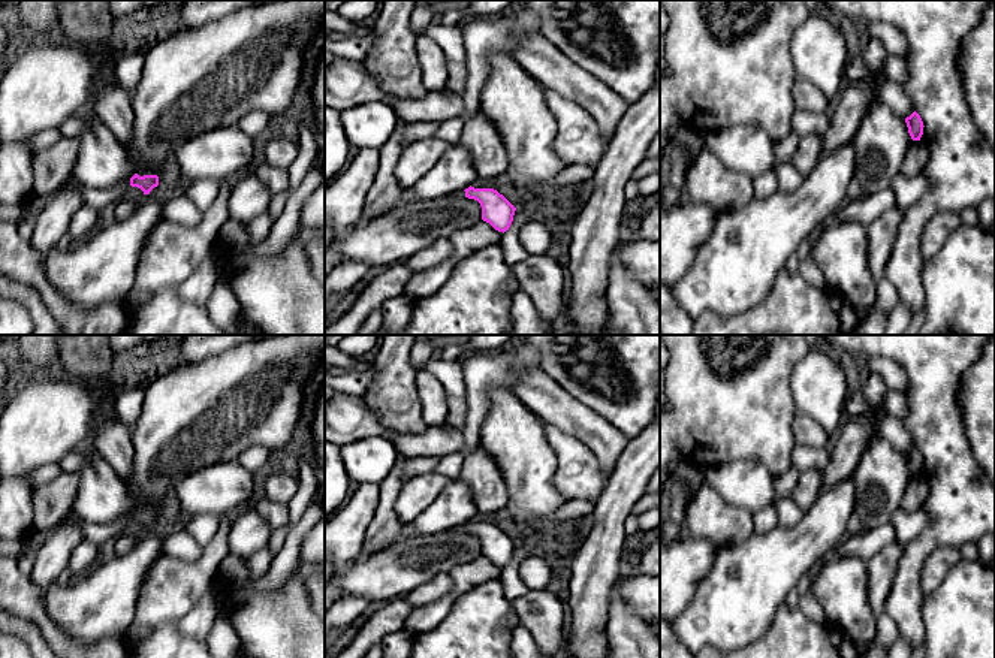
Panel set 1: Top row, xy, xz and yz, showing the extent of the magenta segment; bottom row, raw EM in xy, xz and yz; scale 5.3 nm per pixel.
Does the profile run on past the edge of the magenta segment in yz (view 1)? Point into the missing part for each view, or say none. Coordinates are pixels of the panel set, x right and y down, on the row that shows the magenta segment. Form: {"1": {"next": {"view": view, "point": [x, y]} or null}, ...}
{"1": {"next": null}}

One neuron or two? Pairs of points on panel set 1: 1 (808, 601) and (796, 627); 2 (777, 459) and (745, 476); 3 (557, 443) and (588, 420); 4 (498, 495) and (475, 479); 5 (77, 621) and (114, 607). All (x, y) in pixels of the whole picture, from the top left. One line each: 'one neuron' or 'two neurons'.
1: two neurons
2: two neurons
3: two neurons
4: one neuron
5: one neuron

